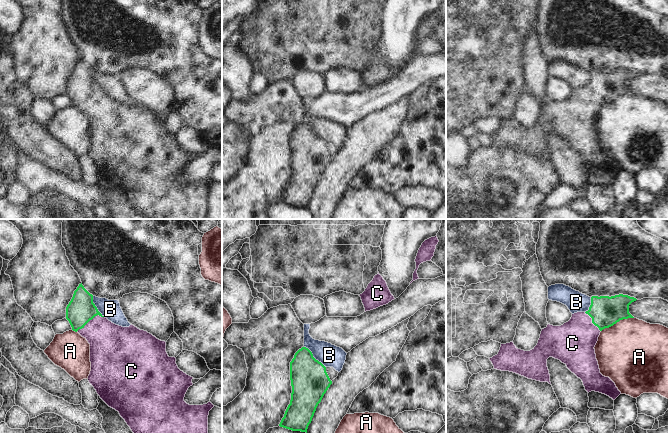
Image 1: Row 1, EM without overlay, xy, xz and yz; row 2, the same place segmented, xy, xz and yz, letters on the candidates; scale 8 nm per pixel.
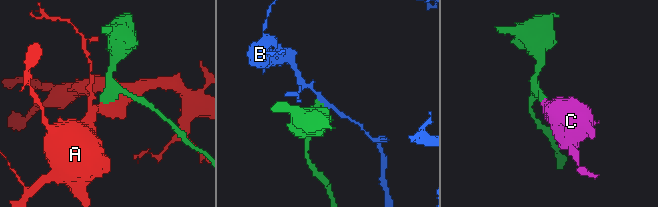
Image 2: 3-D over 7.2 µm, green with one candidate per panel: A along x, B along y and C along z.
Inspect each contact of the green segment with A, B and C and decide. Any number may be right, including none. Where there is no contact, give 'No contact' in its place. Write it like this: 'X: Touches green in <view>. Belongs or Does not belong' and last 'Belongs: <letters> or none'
A: Touches green in yz. Does not belong
B: Touches green in xz. Does not belong
C: Touches green in xy. Belongs
Belongs: C

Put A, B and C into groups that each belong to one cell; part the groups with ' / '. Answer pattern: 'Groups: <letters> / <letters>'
Groups: A / B / C

